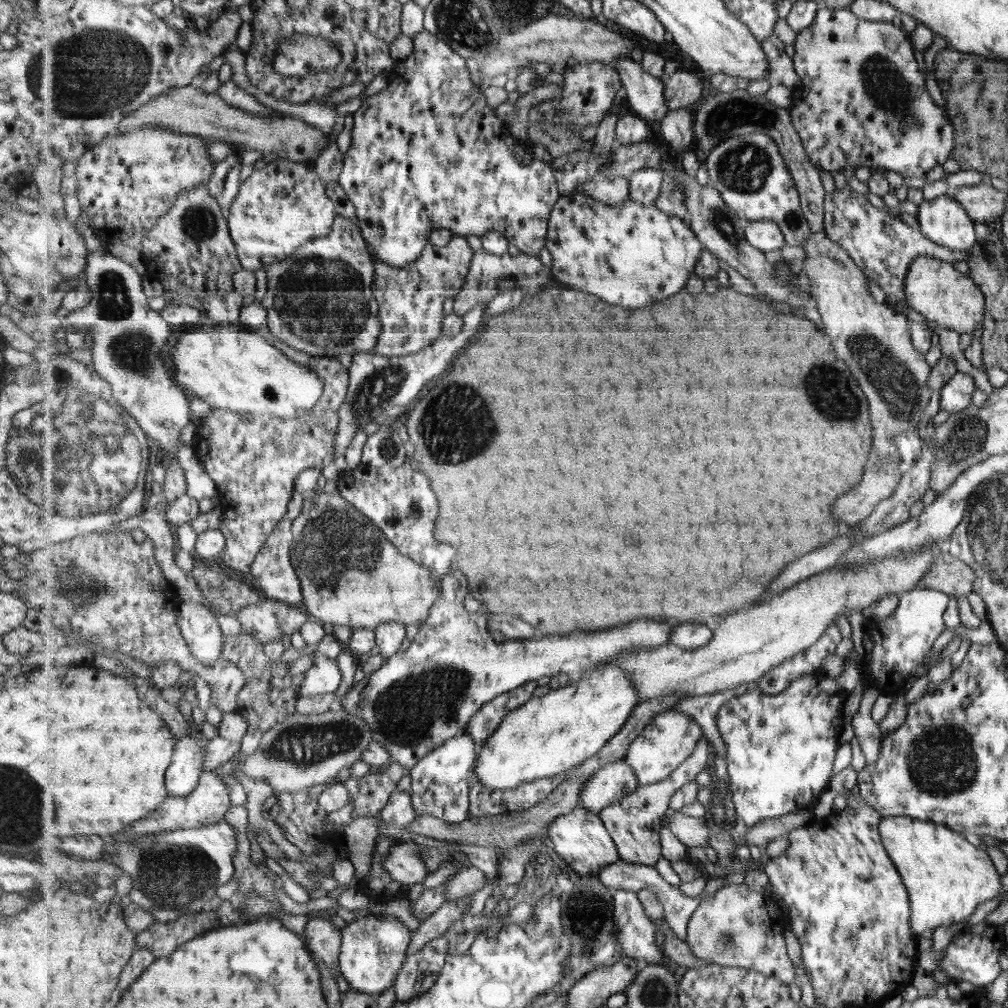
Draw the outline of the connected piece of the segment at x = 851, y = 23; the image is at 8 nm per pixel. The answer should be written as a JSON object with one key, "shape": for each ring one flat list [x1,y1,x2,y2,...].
{"shape":[[851,8,818,11,811,28,795,34,792,56,794,75,801,77,799,96,790,108,792,120,802,138,810,161,834,176,849,166,893,170,909,179,921,178,936,164,951,158,954,129,923,88,911,44,891,23,858,17]]}

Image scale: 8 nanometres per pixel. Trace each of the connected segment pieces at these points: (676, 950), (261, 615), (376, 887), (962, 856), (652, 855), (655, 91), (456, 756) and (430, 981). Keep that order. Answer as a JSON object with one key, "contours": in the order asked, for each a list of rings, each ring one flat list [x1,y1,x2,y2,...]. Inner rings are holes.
{"contours":[[[666,918,661,919,661,921,655,921,655,926,658,930,662,931,665,936,663,946,671,965,688,966,688,968,703,968,710,964,710,962,694,956,686,942,678,938,677,933,669,927]],[[264,599,257,604,249,604,236,615,241,626,251,632,264,645,280,635,295,634,311,620,311,614,304,607,293,607,286,602]],[[383,835,378,838,377,851,373,855,373,864,369,876,357,889,378,907,384,899,395,900,407,891,401,882,395,882,385,868,385,859,389,856,394,842]],[[886,816,882,817,880,835,909,894,910,927,916,933,924,934,937,927,947,927,967,920,979,904,995,898,1001,890,999,876,987,854,971,846,971,839,948,829,945,825,906,816]],[[706,737,700,740,695,752,667,780,647,786,639,785,635,792,625,795,621,800,603,808,600,816,618,845,620,857,625,862,654,865,662,857,660,830,662,820,670,809,673,795,687,783,693,782,703,770,709,770,713,750]],[[631,55,617,59,614,67,622,76,625,97,632,110,646,121,661,123,670,111,662,77,645,72,642,64,634,62]],[[467,733,454,736,433,752,426,754,411,771,411,796,419,815,431,815,457,824,469,818,470,781,478,760,479,747]],[[434,947,409,956,397,978,396,998,400,1002,425,994,436,982,446,965,446,954]]]}

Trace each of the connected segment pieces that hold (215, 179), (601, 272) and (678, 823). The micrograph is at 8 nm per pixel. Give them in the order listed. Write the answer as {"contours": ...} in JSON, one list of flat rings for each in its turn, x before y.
{"contours":[[[229,143,232,153,214,167,211,180,208,182,210,193,218,200,225,213,229,212,231,205,239,196,241,188,241,153,247,150,246,145]],[[579,190,560,196,558,204,555,206,553,213,550,214,546,248,552,255,551,269,554,272,555,280,575,287,577,291,590,292,592,295,599,296,601,300,606,300,609,304,616,304,619,307,631,306,631,308,641,308,641,306,649,307,649,304,655,305,667,298,673,298,674,295,681,294,685,284,687,284,687,280,691,278,691,274,696,272,697,263,705,251,705,246,699,240,694,229,678,216,668,215,655,205,647,206,631,200,623,205,605,204,605,202,589,198,589,196,581,193]],[[677,813,670,820,671,830,685,847,708,846,713,841,713,834,706,818,691,817]]]}

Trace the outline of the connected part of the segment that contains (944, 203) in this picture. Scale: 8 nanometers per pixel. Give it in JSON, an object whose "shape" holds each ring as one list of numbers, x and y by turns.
{"shape":[[949,193,923,200,917,207,919,232,929,241,956,251,974,246,975,230,967,213]]}

